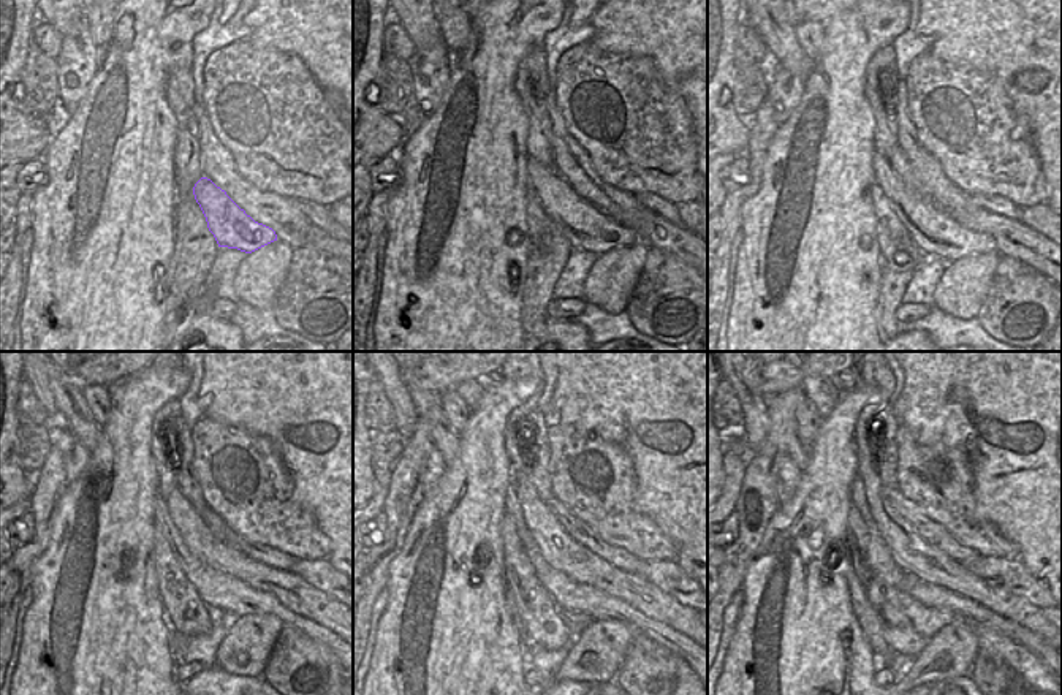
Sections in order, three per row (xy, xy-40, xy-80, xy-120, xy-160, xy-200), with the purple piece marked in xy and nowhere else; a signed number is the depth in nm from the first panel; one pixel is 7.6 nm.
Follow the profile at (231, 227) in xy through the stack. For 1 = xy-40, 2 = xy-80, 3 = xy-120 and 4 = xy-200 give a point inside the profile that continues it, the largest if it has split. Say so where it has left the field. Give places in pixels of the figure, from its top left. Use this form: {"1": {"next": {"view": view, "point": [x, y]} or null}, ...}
{"1": {"next": {"view": "xy-40", "point": [586, 228]}}, "2": {"next": {"view": "xy-80", "point": [934, 233]}}, "3": {"next": {"view": "xy-120", "point": [228, 594]}}, "4": {"next": {"view": "xy-200", "point": [931, 596]}}}

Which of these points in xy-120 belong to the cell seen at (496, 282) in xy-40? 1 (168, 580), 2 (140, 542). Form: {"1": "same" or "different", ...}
{"1": "different", "2": "same"}

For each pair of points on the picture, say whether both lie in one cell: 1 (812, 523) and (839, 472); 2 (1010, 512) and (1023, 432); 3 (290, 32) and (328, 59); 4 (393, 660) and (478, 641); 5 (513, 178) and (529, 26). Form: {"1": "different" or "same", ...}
{"1": "same", "2": "same", "3": "same", "4": "same", "5": "same"}

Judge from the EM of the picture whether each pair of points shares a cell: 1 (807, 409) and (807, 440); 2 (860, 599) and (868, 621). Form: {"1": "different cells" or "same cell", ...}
{"1": "same cell", "2": "same cell"}

